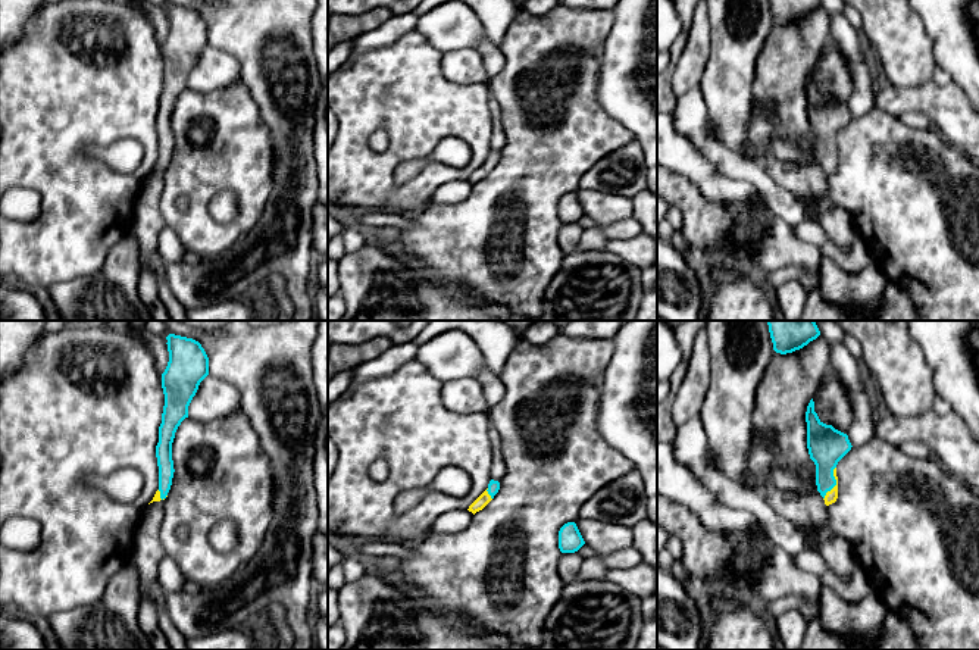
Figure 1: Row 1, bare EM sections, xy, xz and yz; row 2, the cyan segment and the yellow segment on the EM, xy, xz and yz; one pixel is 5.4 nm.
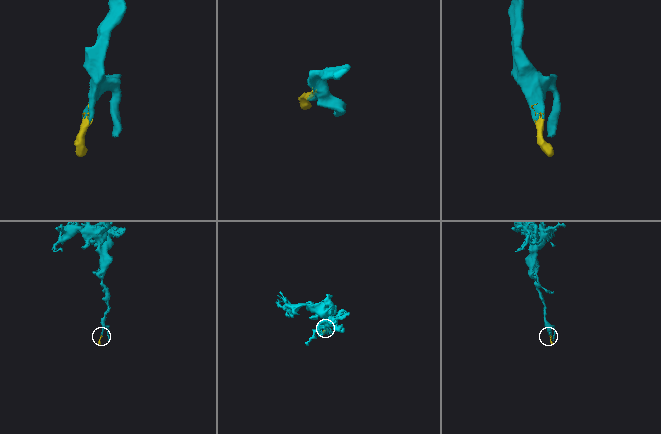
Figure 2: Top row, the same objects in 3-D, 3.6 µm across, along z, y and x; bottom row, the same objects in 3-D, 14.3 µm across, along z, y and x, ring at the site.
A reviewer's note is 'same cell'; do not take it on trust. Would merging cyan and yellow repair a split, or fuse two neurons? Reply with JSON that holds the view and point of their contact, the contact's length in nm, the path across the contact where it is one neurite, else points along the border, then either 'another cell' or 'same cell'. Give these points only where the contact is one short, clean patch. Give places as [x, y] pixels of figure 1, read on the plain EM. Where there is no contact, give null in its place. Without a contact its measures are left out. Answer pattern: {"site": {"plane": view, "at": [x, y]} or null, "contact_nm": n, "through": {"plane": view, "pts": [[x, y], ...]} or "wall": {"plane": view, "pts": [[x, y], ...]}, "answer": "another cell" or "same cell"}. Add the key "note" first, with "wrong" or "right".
{"note": "right", "site": {"plane": "yz", "at": [835, 153]}, "contact_nm": 200, "through": {"plane": "yz", "pts": [[826, 116], [826, 144], [835, 153], [831, 159], [831, 166]]}, "answer": "same cell"}

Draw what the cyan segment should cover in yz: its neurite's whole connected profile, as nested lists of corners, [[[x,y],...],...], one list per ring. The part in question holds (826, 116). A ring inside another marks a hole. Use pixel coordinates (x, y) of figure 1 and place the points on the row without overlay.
[[[810,71],[806,82],[807,119],[816,135],[817,162],[829,176],[838,169],[838,132],[851,121],[848,106],[823,94],[814,82],[814,72]]]

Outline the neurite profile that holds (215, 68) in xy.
[[[207,46],[188,76],[188,88],[210,93],[240,81],[240,63],[229,53]]]

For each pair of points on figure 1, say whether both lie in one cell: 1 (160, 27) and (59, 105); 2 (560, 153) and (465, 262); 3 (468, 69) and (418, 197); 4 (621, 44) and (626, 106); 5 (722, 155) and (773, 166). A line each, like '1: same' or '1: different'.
1: different
2: same
3: different
4: same
5: different

